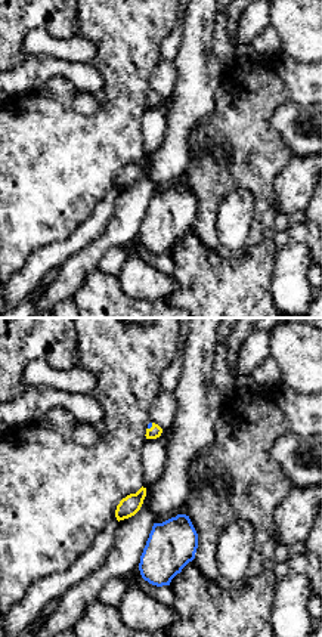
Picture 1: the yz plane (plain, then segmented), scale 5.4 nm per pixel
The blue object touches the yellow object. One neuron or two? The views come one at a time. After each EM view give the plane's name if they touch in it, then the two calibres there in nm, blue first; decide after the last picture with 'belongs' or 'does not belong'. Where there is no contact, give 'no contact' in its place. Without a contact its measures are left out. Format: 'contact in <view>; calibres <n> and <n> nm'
contact in yz; calibres 20 and 70 nm

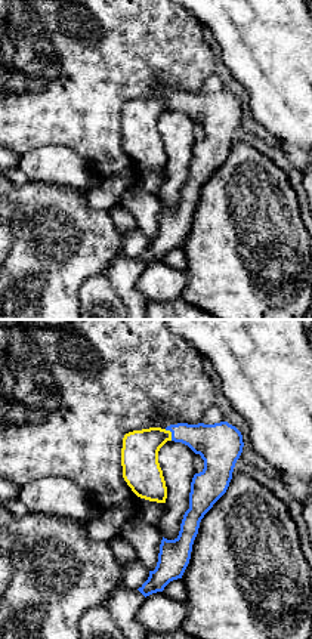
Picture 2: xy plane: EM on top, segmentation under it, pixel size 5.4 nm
contact in xy; calibres 220 and 200 nm

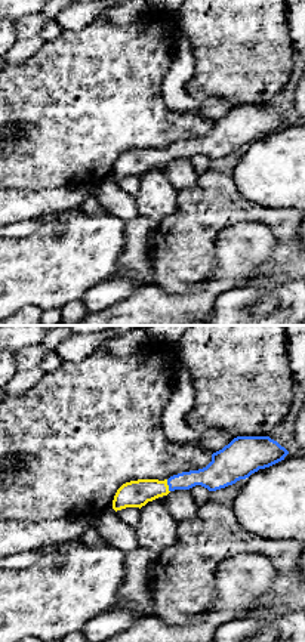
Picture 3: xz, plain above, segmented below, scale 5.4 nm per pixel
contact in xz; calibres 140 and 140 nm

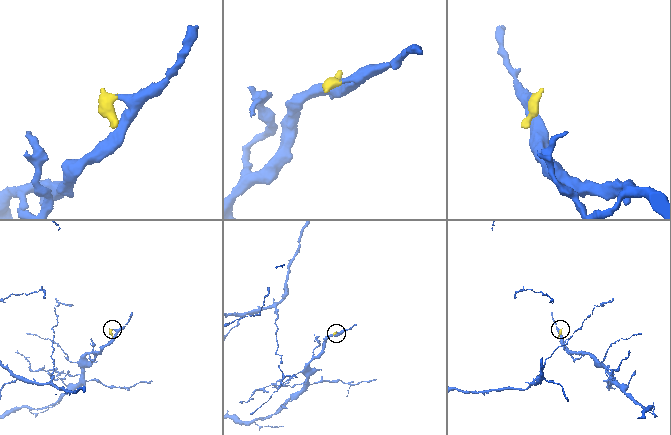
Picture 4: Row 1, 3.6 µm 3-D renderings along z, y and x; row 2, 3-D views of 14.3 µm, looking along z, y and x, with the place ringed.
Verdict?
belongs

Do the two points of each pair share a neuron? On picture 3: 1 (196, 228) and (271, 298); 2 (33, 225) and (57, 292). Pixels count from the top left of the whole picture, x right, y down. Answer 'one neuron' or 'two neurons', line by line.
1: two neurons
2: two neurons

